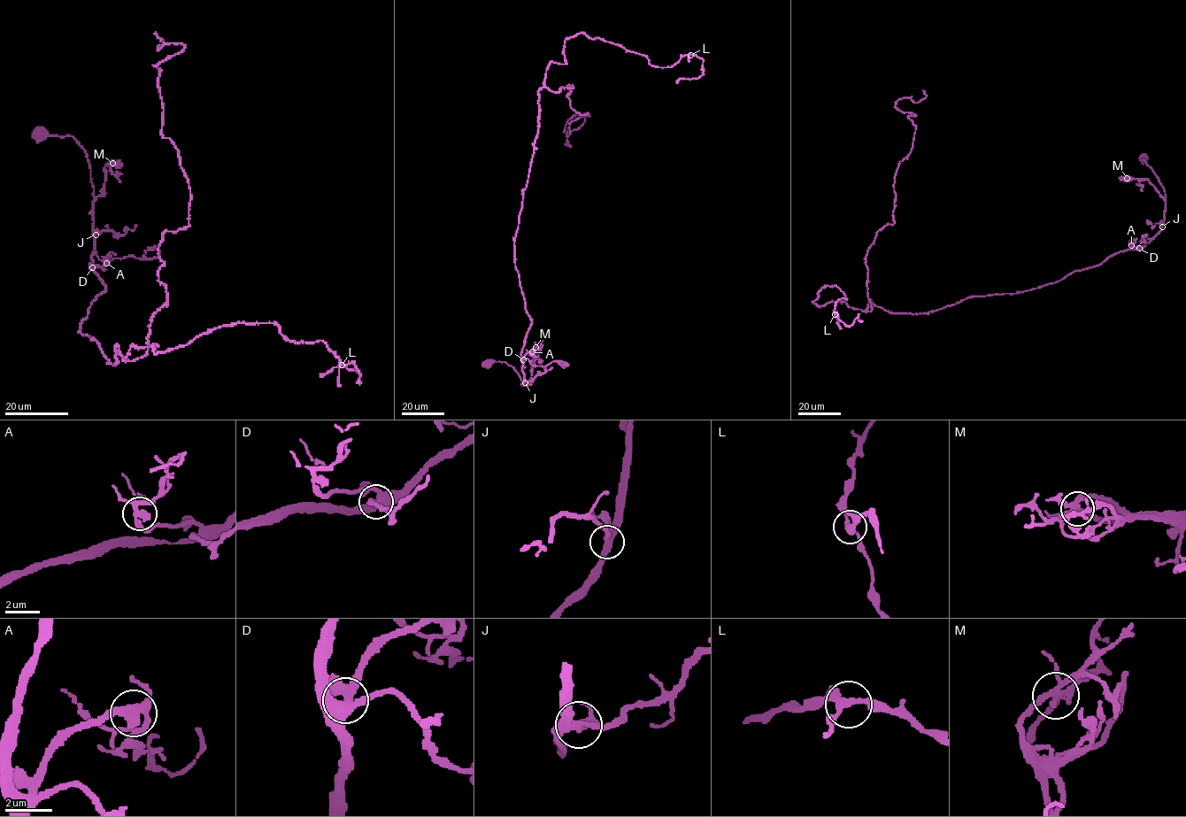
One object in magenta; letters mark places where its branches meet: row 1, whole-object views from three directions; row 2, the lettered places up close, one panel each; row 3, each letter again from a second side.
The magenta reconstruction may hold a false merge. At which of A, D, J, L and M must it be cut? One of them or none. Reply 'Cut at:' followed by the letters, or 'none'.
Cut at: M

